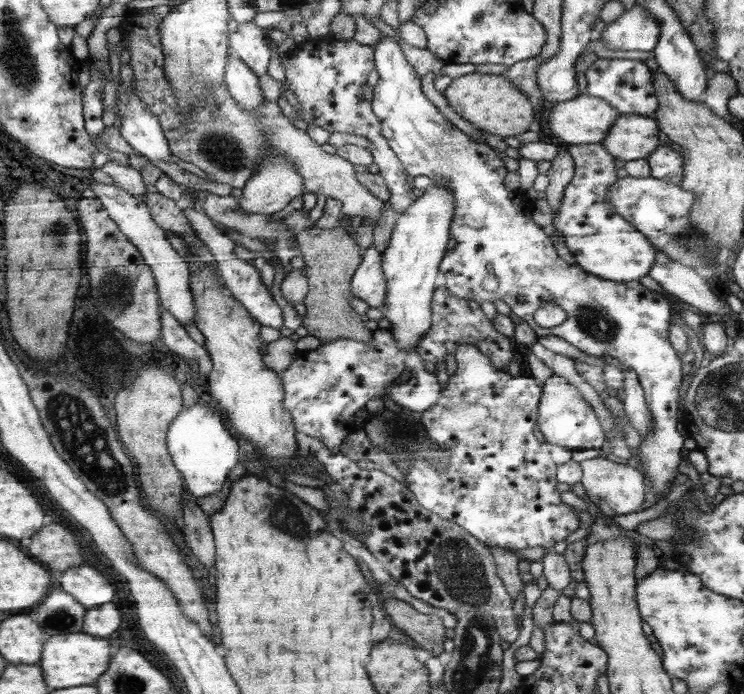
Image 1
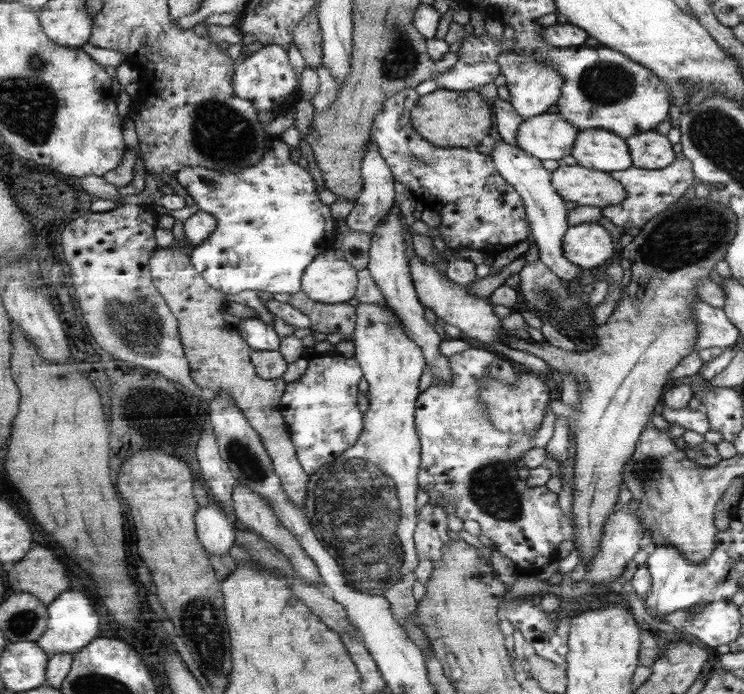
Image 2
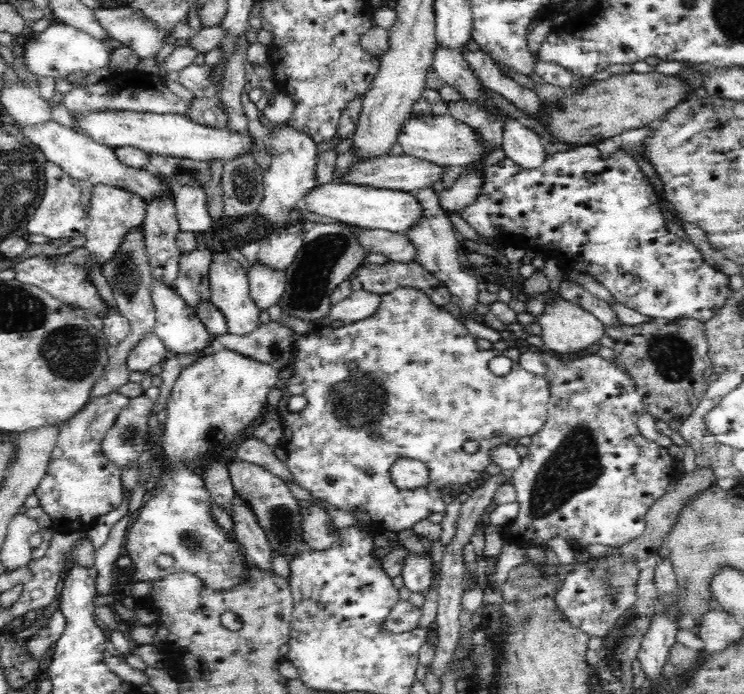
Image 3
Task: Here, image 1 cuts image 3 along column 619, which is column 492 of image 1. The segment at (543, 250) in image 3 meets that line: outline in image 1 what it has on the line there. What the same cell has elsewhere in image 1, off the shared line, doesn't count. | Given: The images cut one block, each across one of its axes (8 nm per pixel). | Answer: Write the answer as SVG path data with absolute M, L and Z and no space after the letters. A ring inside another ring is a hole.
M380 37L380 42L373 45L373 61L379 79L374 86L372 110L380 120L382 134L390 149L402 161L406 174L410 176L428 176L433 184L442 184L452 192L456 202L456 216L452 220L451 237L456 246L443 258L441 271L446 278L446 287L458 298L482 304L484 301L494 302L502 299L511 311L520 316L534 329L538 337L558 336L575 346L578 350L595 357L603 358L610 355L630 368L637 376L645 393L647 410L651 415L651 427L638 445L640 464L645 476L651 483L653 504L666 500L674 476L678 474L678 466L682 462L682 434L678 432L678 386L682 384L682 362L670 342L670 318L674 302L666 295L650 288L644 288L640 281L614 282L588 274L580 267L564 262L558 254L554 254L552 240L544 230L532 220L532 206L522 206L522 200L516 198L506 186L506 168L502 160L496 156L493 148L487 144L476 144L473 138L458 129L446 116L426 98L422 92L422 82L416 70L408 64L402 54L402 48L390 40ZM544 301L554 301L566 311L566 322L552 328L542 328L532 314L540 308Z

